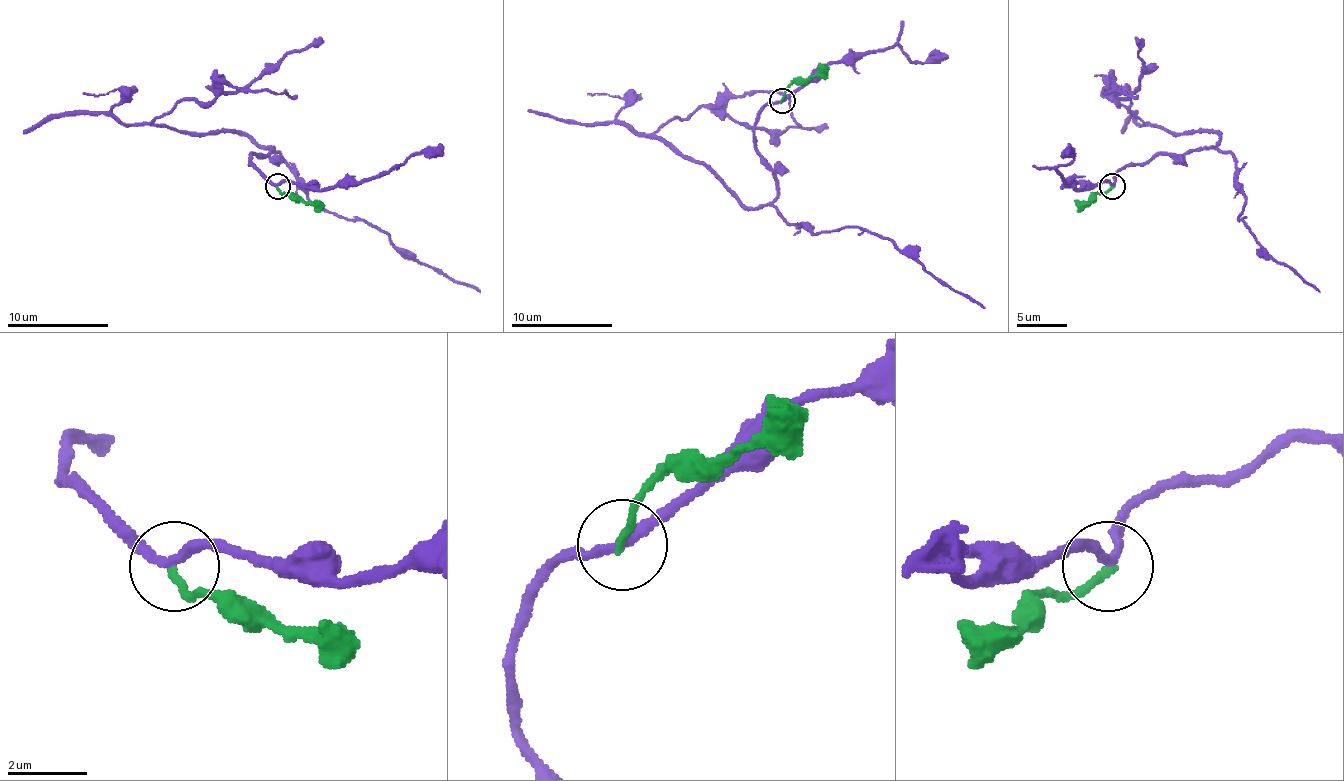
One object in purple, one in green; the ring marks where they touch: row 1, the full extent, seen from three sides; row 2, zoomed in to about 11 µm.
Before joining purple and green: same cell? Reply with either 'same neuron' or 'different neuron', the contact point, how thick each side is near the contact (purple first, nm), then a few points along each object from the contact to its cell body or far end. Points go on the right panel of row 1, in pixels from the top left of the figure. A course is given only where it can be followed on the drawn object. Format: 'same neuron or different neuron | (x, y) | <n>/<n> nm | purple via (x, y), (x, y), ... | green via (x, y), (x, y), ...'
different neuron | (1112, 186) | 240/200 nm | purple via (1113, 185), (1128, 165), (1219, 140), (1168, 132), (1130, 112), (1128, 99), (1118, 102), (1138, 87), (1141, 41) | green via (1113, 185), (1077, 206)

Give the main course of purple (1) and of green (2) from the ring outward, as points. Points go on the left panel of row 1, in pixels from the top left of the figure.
1: (278, 185), (250, 155), (273, 150), (240, 132), (152, 122), (324, 41)
2: (278, 185), (281, 193), (301, 195), (324, 206)

